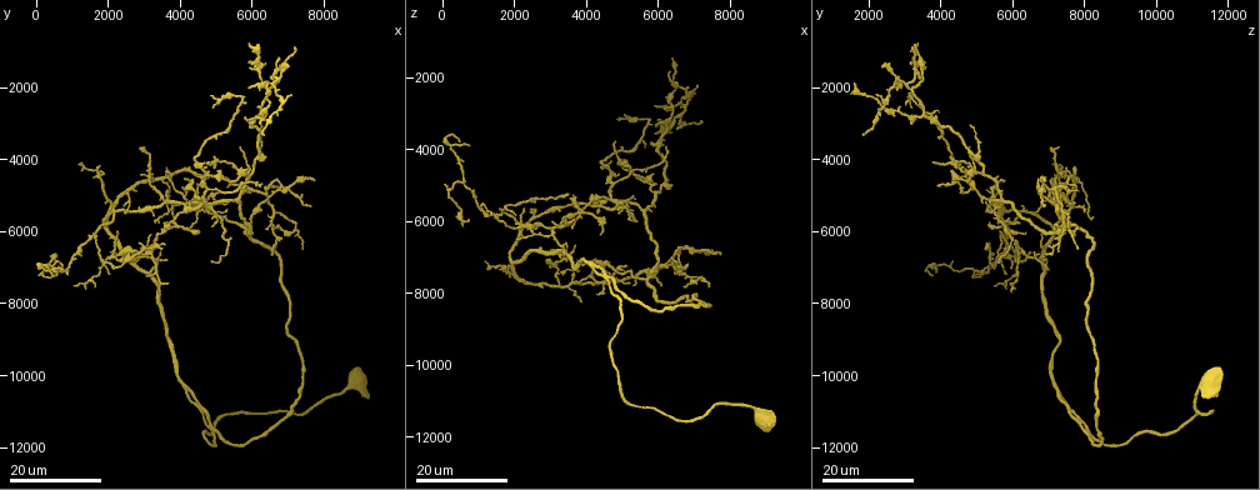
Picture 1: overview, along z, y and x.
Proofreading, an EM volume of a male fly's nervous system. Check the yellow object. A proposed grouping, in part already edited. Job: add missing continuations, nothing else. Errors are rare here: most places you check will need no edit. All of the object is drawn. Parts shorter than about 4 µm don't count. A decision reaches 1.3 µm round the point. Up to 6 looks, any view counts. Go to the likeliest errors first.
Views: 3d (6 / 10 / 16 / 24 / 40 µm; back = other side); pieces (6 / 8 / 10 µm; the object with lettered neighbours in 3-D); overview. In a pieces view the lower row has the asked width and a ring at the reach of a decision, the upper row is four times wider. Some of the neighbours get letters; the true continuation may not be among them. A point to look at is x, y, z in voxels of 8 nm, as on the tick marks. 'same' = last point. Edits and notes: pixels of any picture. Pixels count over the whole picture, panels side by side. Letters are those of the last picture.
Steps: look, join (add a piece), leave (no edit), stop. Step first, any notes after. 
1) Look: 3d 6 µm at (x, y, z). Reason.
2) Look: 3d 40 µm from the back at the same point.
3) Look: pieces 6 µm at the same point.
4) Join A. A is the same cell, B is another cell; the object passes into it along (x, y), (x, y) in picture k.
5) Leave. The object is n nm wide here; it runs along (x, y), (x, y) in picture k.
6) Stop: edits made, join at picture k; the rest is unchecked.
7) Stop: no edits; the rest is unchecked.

Look: 3d 16 µm at (6400, 3200, 1900).

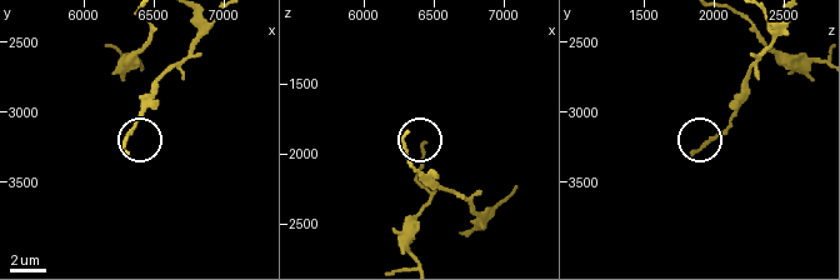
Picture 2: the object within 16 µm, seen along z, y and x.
Look: pieces 6 µm at (6300, 3300, 1860).

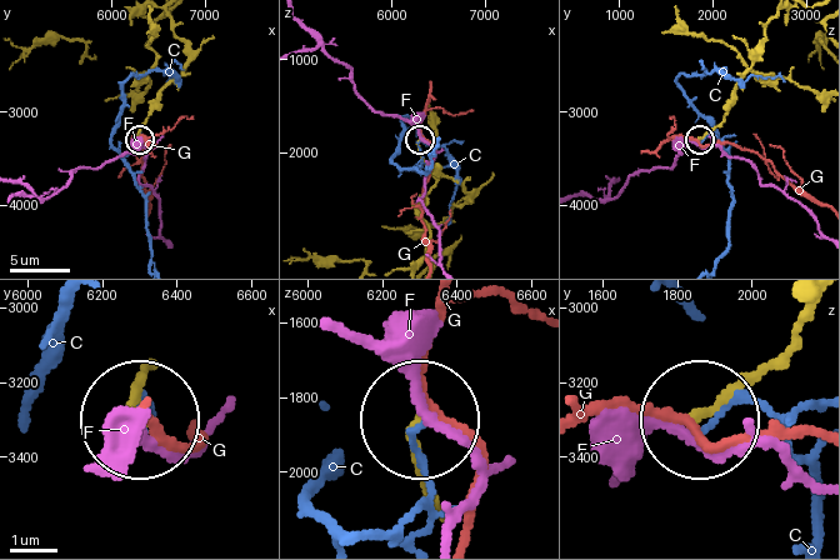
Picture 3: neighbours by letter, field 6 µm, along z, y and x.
Leave. C, F and G are other cells; it runs along (811, 310), (779, 358), (700, 414) in picture 3; no lettered piece goes on from it.

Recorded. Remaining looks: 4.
Look: 3d 16 µm at (7700, 4500, 6800).

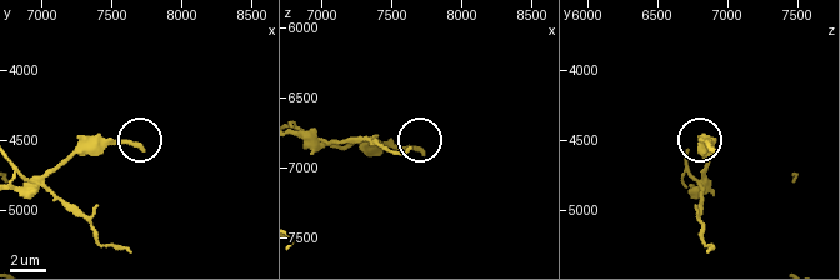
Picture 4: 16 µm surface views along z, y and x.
Look: pieces 8 µm at (7720, 4560, 6880).

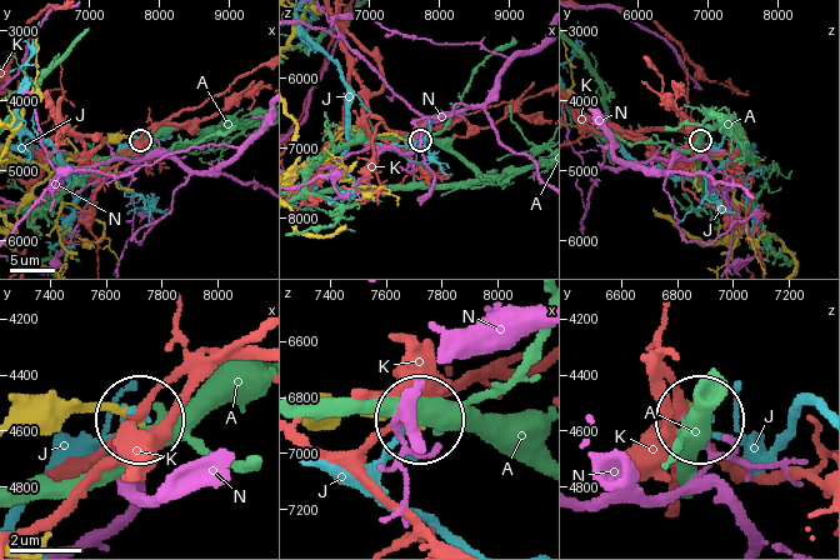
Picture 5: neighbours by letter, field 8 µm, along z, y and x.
Leave. The object is 240 nm wide here; A, J, K and N are other cells; no lettered piece goes on from it.

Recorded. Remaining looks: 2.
Look: 3d 24 µm at (3700, 5800, 6100). Branch stops here.

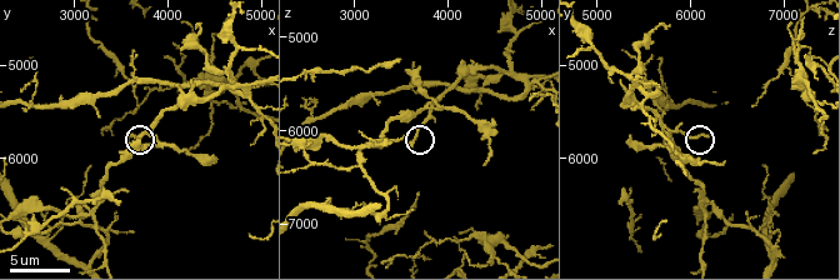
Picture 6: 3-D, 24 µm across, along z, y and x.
Look: pieces 8 µm at (3600, 5750, 6150). What lies round it.

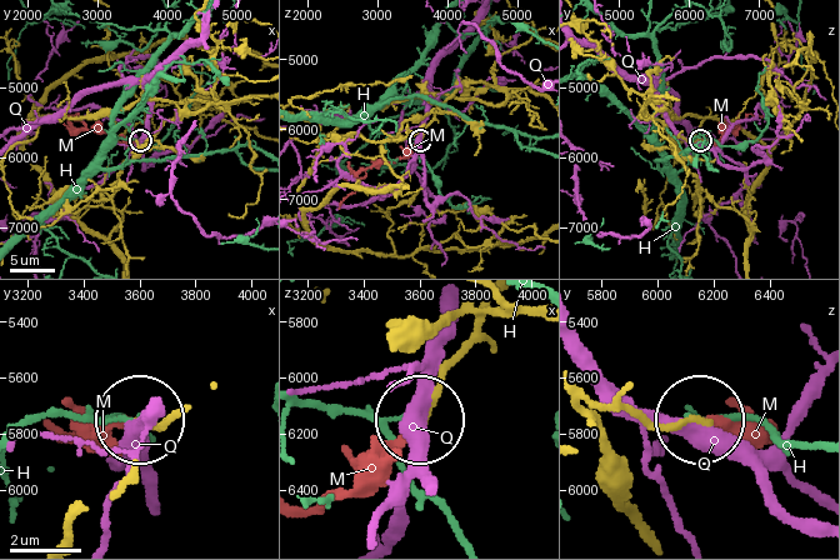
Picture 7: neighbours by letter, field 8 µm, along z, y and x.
Join M. M is the same cell, H and Q are other cells; the object passes into it along (474, 330), (429, 416), (303, 511) in picture 7; it goes on there.

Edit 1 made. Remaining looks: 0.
Stop: edits made, join at picture 7; the rest is unchecked.

